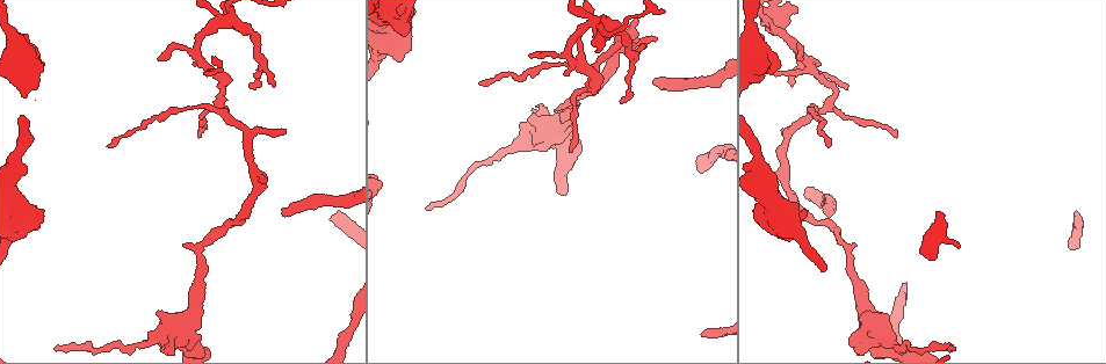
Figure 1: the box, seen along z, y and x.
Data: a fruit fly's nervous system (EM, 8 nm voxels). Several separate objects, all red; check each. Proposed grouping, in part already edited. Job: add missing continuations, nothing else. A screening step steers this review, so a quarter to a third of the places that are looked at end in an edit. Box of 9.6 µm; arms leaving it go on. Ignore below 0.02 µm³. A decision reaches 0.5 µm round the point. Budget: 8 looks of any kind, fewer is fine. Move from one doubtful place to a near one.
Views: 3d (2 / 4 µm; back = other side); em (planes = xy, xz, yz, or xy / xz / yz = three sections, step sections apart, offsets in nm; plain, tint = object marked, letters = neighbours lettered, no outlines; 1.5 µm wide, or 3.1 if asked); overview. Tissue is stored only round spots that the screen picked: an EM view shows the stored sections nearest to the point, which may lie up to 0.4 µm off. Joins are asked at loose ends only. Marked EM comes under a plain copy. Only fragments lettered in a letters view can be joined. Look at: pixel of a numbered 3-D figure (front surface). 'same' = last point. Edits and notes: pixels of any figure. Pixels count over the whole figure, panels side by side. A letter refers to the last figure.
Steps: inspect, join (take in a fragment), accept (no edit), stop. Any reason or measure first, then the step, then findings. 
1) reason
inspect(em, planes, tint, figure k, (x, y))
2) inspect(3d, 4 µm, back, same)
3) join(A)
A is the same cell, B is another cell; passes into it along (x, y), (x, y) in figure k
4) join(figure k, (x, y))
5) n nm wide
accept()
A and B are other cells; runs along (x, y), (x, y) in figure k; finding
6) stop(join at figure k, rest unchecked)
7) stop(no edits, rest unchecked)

tapers out
inspect(em, yz, step 8, tint, figure 1, (802, 58))

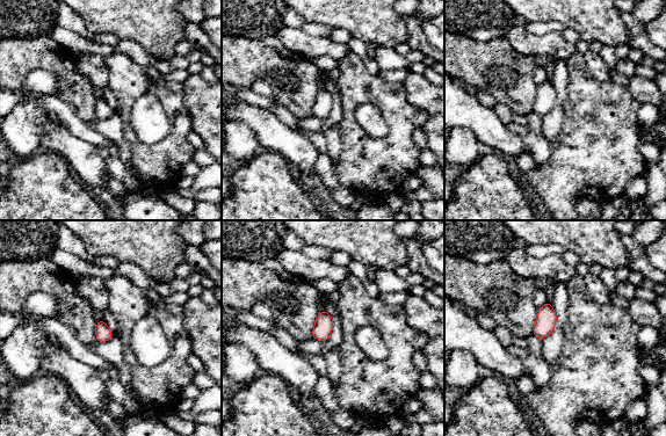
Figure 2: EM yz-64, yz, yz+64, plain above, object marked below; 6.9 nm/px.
inspect(em, yz, step 8, letters, same)

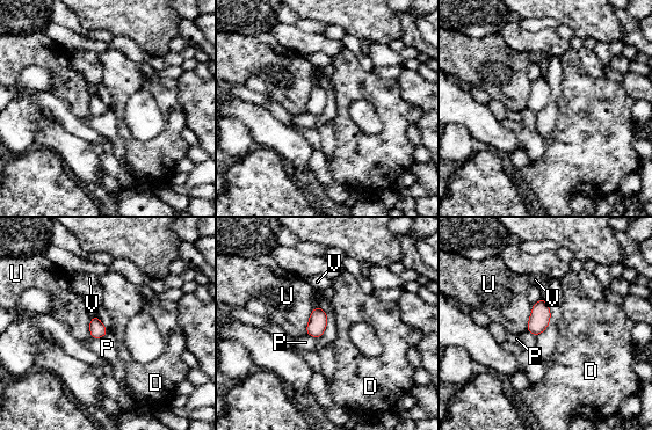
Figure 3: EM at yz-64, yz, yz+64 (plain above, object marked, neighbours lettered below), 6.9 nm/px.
U touches over 180 nm
accept()
D, P, U and V are other cells; border along (108, 332), (101, 337), (92, 339) in figure 3; none of them fits

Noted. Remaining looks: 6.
an open end
inspect(em, planes, tint, figure 1, (849, 85))

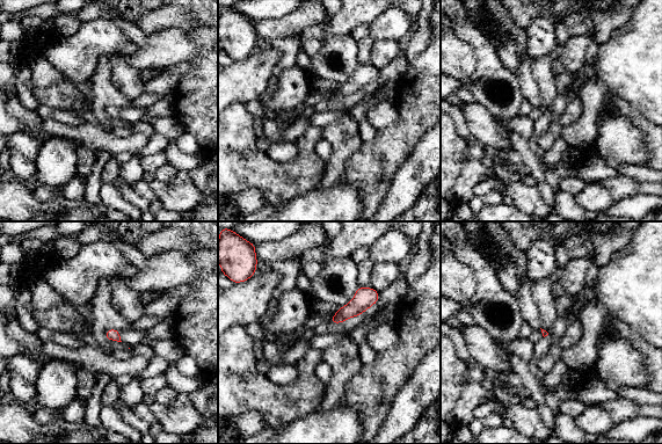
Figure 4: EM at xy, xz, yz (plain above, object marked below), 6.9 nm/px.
inspect(em, planes, letters, same)

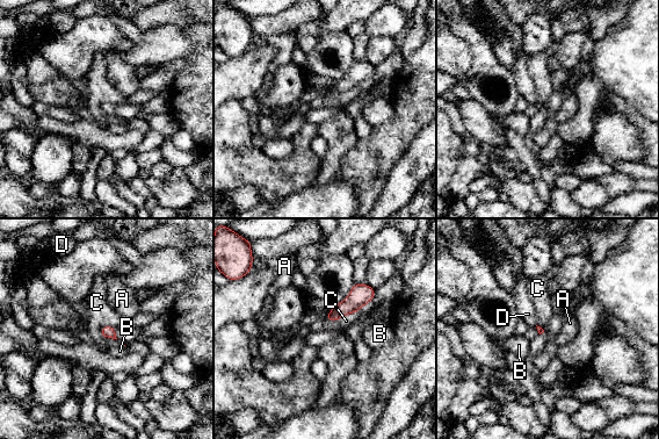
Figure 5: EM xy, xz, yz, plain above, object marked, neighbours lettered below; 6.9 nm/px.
accept()
A, B, C and D are other cells; border along (353, 311), (335, 319), (324, 318) in figure 5; no lettered fragment goes on from it

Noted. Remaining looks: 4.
free end
inspect(3d, 4 µm, figure 1, (634, 19))

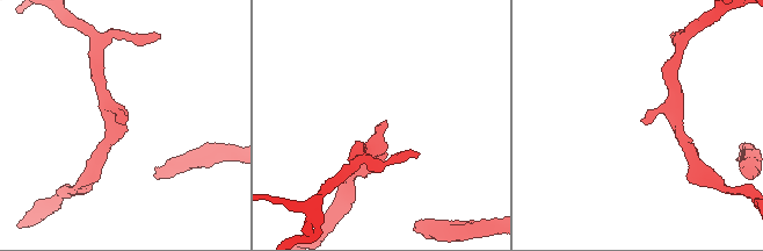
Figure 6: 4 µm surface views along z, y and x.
need the tissue
inspect(em, yz, step 4, letters, figure 6, (385, 124))

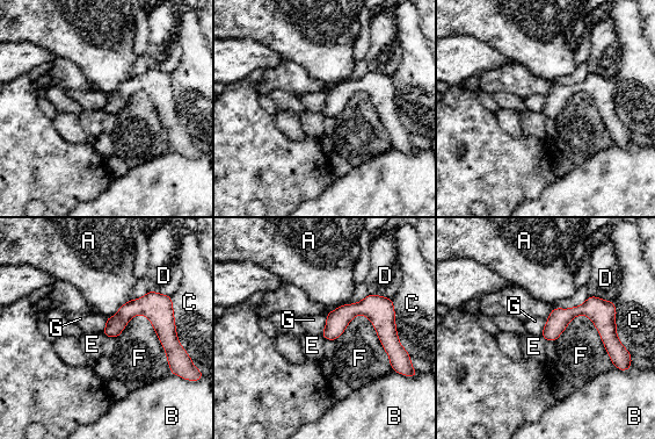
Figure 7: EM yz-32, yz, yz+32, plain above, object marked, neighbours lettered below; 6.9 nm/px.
inspect(em, planes, letters, same)

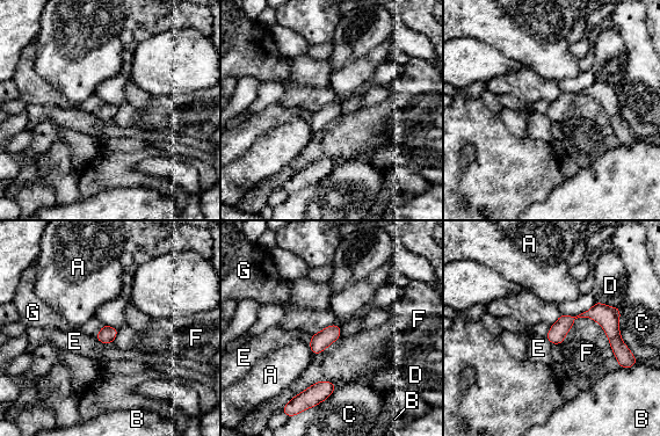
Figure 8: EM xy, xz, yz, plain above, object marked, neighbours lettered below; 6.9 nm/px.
accept()
A, B, C, D, E, F and G are other cells; border along (575, 318), (602, 328), (621, 367) in figure 8; none of them fits

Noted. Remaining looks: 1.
stop(no edits, rest unchecked)

